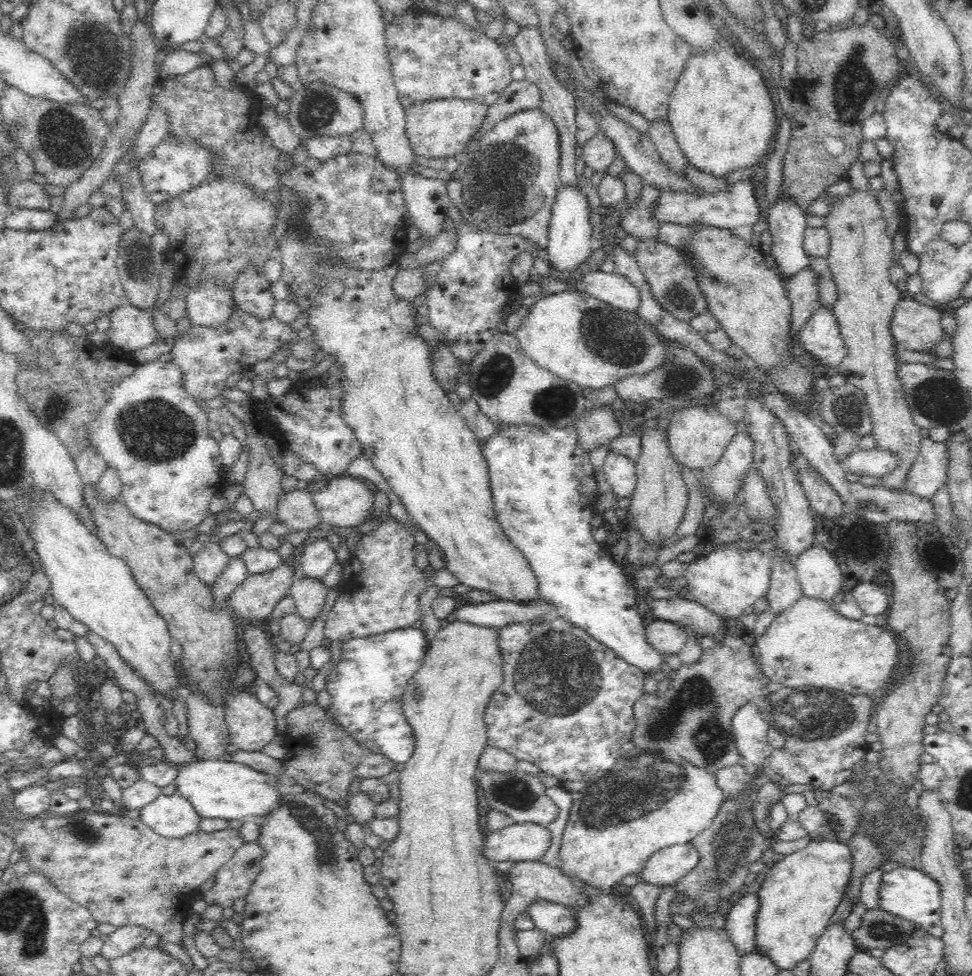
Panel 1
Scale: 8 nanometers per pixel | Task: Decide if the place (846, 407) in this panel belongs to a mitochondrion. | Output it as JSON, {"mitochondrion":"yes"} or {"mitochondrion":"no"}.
{"mitochondrion":"yes"}

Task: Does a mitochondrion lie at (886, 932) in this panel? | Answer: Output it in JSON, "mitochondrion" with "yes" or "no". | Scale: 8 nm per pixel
{"mitochondrion":"yes"}

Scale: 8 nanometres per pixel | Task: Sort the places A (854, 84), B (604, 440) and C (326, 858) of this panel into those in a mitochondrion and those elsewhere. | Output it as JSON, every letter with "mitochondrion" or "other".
{"A":"mitochondrion","B":"other","C":"mitochondrion"}

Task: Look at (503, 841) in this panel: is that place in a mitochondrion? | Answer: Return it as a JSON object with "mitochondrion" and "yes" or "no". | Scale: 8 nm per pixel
{"mitochondrion":"no"}

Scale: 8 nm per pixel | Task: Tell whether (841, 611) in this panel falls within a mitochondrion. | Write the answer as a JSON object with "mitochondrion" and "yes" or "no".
{"mitochondrion":"no"}

